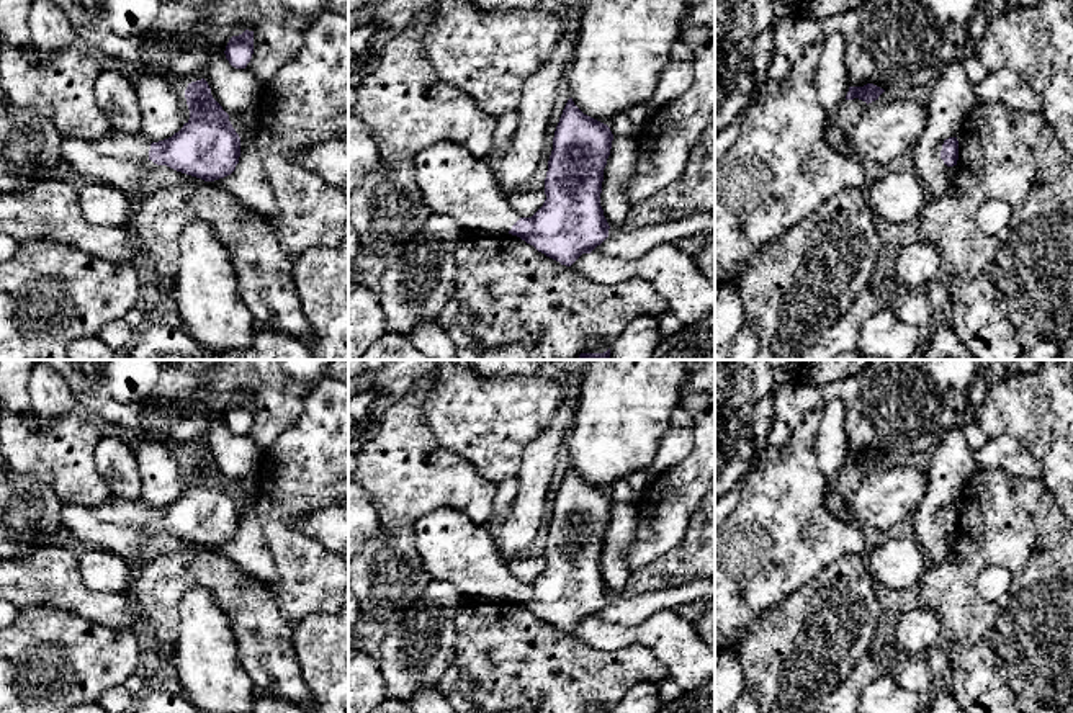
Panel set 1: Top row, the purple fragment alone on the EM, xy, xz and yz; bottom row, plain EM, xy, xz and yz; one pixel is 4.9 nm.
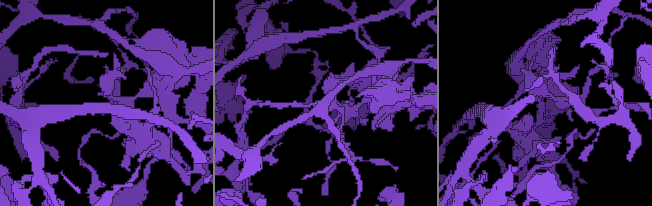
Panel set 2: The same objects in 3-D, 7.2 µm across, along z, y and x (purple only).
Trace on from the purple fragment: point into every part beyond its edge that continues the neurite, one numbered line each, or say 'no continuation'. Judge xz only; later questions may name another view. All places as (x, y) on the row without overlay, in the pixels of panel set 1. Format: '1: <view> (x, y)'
1: xz (452, 548)

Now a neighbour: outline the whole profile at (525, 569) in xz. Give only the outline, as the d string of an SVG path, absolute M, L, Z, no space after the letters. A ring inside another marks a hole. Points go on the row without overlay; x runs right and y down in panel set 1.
M515 558L509 563L509 572L520 584L532 584L545 569L546 561L543 558Z

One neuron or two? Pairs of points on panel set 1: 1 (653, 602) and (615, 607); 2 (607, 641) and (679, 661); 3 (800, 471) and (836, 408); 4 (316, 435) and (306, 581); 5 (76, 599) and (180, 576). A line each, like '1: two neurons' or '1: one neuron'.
1: one neuron
2: one neuron
3: two neurons
4: one neuron
5: two neurons

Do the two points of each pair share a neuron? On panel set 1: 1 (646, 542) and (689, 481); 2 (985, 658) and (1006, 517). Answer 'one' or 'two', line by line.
1: one
2: one

